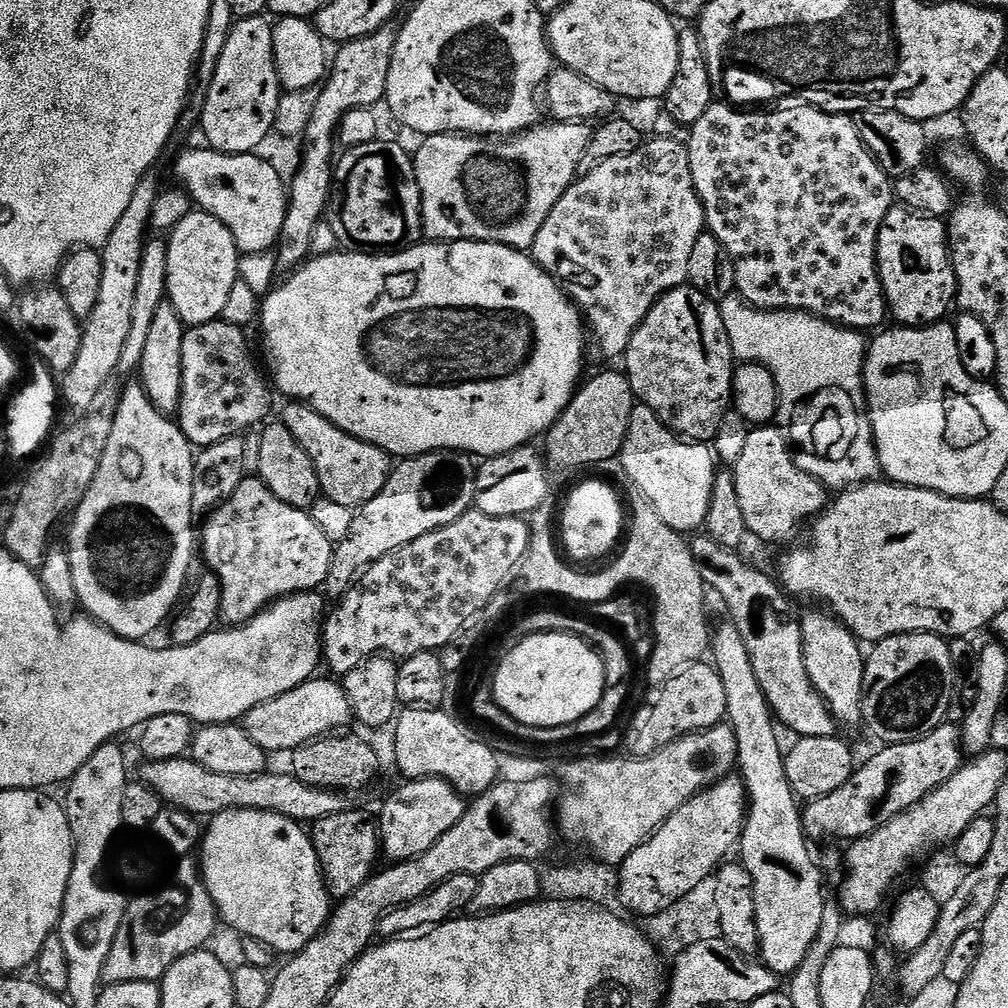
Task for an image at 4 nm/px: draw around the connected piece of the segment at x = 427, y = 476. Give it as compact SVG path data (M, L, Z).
M423 452L420 456L401 459L388 475L386 486L370 502L363 504L356 512L354 526L350 526L350 534L341 544L332 549L332 561L326 581L327 595L339 598L351 590L352 585L364 575L365 570L374 562L386 558L386 554L396 552L402 546L430 534L434 530L442 530L467 512L473 511L476 502L477 465L471 455L462 452Z

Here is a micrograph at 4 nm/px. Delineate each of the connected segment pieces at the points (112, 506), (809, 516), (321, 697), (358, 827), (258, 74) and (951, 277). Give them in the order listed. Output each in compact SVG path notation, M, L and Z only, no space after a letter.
M136 382L136 384L130 385L125 390L124 397L120 400L120 409L117 410L116 416L114 415L111 421L112 434L108 439L108 443L104 445L98 470L94 474L94 478L88 489L84 490L82 499L75 505L75 507L77 506L76 517L72 520L72 529L68 532L66 547L68 557L70 558L70 566L74 570L74 590L76 591L79 607L87 615L91 616L96 623L103 624L104 627L110 629L114 634L118 634L127 640L144 642L149 639L147 636L164 619L167 621L173 615L172 607L176 603L178 603L177 605L181 603L180 595L184 592L184 583L187 582L188 571L192 568L192 555L195 552L197 555L198 552L198 528L192 525L192 508L194 509L194 466L196 465L196 458L194 455L194 446L186 438L186 434L180 428L179 423L171 415L160 412L152 404L152 400L148 397L148 391L144 388L143 383Z
M756 426L756 427L753 427L751 431L749 431L748 437L746 438L746 447L744 449L744 452L742 453L742 458L738 458L738 462L734 466L734 471L732 472L732 477L734 478L734 482L736 483L736 489L738 490L738 503L741 504L742 506L742 515L746 518L747 531L751 533L751 535L753 532L753 534L756 535L758 539L765 540L765 542L768 544L788 544L789 543L788 545L791 545L793 542L796 542L796 541L791 542L791 540L796 540L799 538L800 527L802 527L803 524L807 522L807 520L809 520L809 522L815 521L817 517L819 517L820 513L823 512L824 509L827 508L830 503L829 489L825 487L825 485L821 484L819 480L814 479L814 477L811 476L810 474L806 474L806 470L802 470L800 467L798 467L798 465L796 465L796 458L793 452L793 449L790 447L789 441L786 439L785 433L781 431L781 429L779 432L779 430L776 429L776 426Z
M310 679L302 686L250 709L242 718L242 726L250 738L254 738L254 742L258 742L258 746L262 746L269 754L288 754L304 744L329 735L333 730L347 729L344 727L354 720L348 695L335 679L320 679Z
M349 810L315 821L311 825L310 835L320 869L324 871L324 883L337 901L353 896L377 871L376 859L382 856L382 837L377 821L368 820L366 813Z
M267 15L255 16L254 18L246 18L245 20L237 19L232 25L230 34L226 38L226 46L222 46L222 54L216 63L214 74L207 81L208 93L204 96L204 109L200 112L200 128L204 131L207 147L213 148L216 152L225 152L226 154L234 154L235 156L246 156L257 151L256 148L269 135L273 135L276 126L276 115L278 114L278 104L282 95L280 86L280 75L276 69L276 58L274 56L274 34L272 29L274 27L273 21Z
M911 210L889 212L878 234L876 261L878 261L880 281L884 287L888 311L891 319L897 325L923 328L929 324L943 321L947 317L944 315L947 314L948 307L953 307L956 299L956 268L952 265L948 226L943 219L934 216L922 216Z

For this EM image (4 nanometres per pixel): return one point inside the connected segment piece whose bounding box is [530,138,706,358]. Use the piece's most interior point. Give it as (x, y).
(620, 238)

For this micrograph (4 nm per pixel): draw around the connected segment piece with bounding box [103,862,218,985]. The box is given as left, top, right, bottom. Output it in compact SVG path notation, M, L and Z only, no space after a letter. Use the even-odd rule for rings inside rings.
M179 863L178 870L164 890L136 898L125 907L114 945L103 967L103 981L125 984L134 981L161 981L175 962L203 949L218 925L218 913L213 896L204 882L203 873L196 865Z

